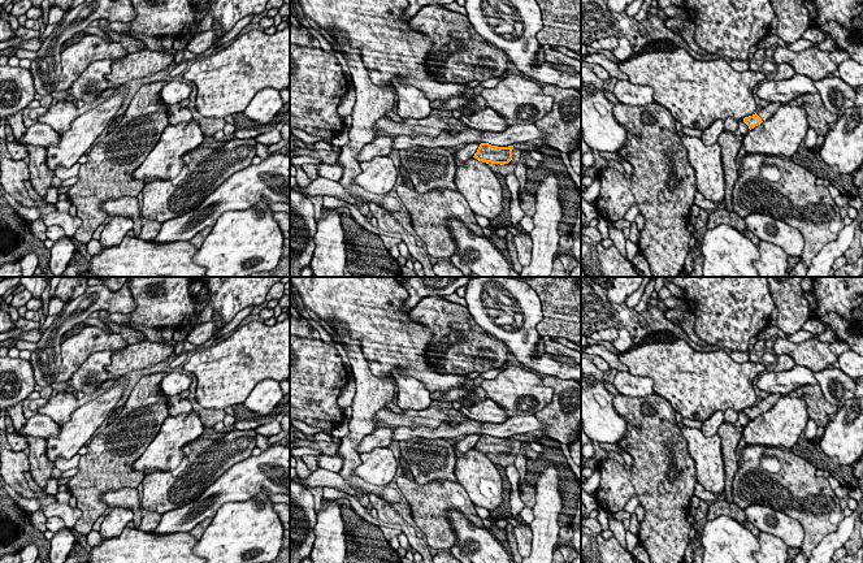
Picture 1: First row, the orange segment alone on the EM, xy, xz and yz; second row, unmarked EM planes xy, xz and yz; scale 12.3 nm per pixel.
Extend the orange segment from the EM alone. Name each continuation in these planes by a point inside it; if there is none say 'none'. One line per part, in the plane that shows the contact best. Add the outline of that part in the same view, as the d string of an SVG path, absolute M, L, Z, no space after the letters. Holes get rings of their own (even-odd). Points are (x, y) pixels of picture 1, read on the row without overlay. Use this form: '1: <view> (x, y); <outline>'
1: yz (767, 403); M768 394L767 398L762 399L756 406L763 413L768 412L781 398L781 394Z

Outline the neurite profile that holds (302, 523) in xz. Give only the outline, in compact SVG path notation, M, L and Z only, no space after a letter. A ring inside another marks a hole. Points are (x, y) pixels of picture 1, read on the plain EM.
M290 480L290 563L311 558L317 514L311 490Z

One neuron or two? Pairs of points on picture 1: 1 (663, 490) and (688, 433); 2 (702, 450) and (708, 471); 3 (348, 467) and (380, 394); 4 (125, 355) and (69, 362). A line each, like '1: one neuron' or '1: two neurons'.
1: two neurons
2: one neuron
3: one neuron
4: two neurons

